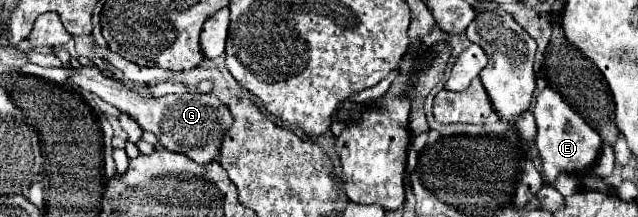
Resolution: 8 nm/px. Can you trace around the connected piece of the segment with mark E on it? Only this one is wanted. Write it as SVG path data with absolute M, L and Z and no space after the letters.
M546 87L536 97L536 105L534 105L532 113L534 113L536 125L538 125L536 147L538 147L544 177L548 183L552 183L560 173L588 171L596 163L596 159L600 155L600 147L602 147L600 135L590 125L586 125L586 121L576 111L572 111L554 89Z

